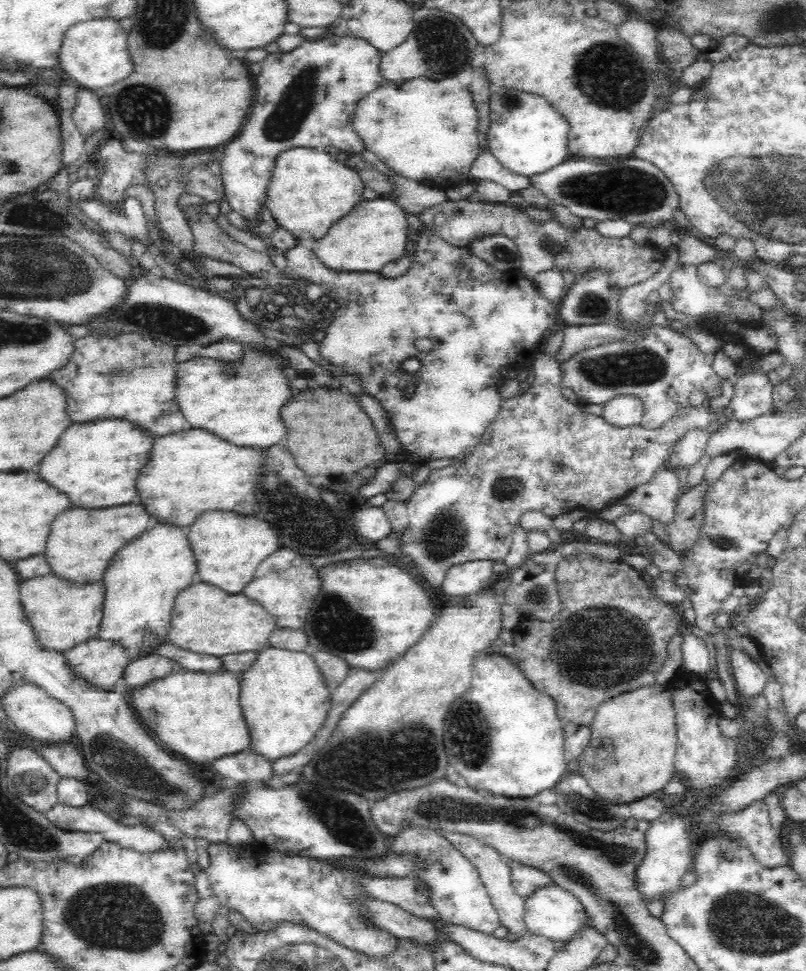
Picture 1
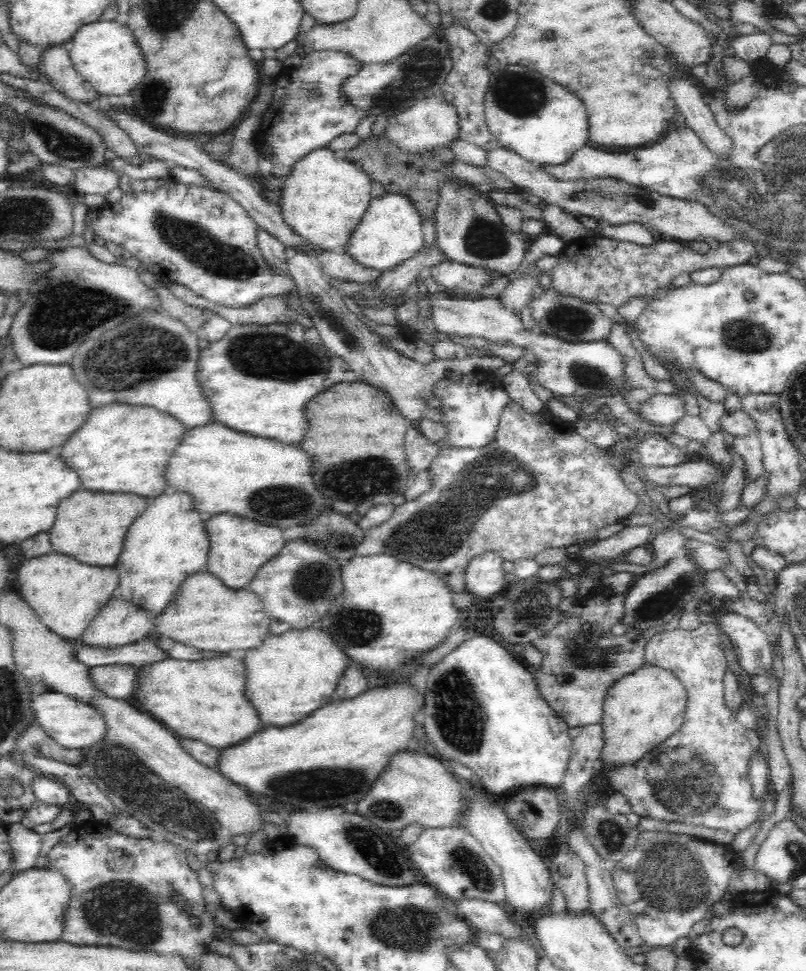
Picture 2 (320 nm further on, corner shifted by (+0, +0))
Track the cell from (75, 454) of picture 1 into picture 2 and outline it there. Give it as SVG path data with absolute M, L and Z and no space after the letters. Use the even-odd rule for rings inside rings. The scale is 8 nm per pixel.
M108 404L91 409L86 420L56 451L64 464L79 478L81 488L92 492L128 493L142 498L166 492L160 472L172 456L182 436L182 426L155 408L132 408L128 404Z

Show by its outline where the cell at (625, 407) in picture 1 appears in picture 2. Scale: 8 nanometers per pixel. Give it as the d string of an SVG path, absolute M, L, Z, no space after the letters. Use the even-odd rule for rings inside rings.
M656 392L637 406L637 414L649 423L668 426L686 414L685 403L678 395Z

